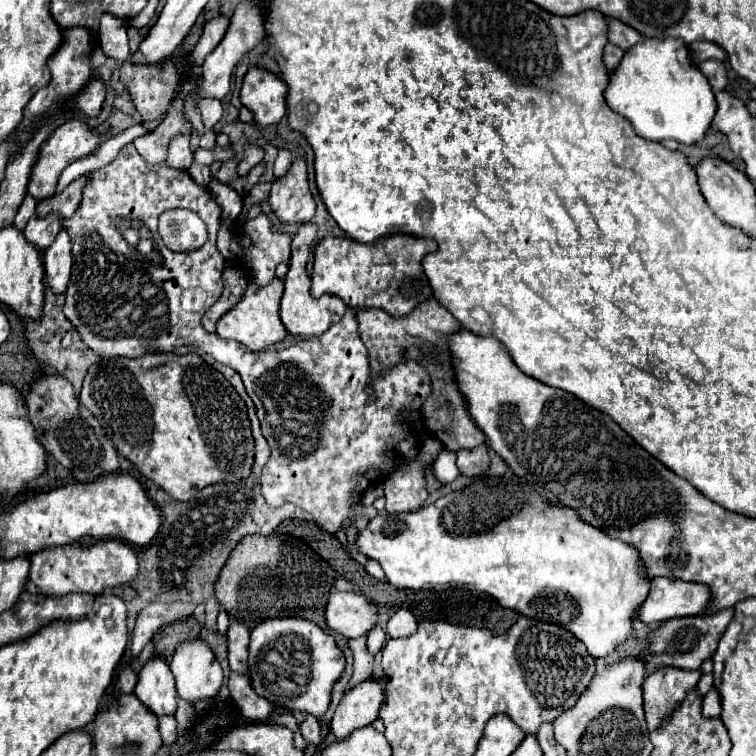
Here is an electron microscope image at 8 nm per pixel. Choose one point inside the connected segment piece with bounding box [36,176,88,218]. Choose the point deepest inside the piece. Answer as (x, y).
(64, 204)

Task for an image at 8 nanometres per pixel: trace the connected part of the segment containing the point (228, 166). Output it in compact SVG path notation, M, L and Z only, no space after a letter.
M236 158L223 162L220 170L216 173L215 177L218 181L228 184L228 182L234 181L239 178L236 168L239 161Z

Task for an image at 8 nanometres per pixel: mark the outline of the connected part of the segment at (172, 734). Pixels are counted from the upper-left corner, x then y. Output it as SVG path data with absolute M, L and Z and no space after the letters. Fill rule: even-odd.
M162 716L162 718L158 718L158 722L160 722L160 736L162 736L162 742L164 742L164 746L172 746L174 742L176 742L176 718L174 716Z

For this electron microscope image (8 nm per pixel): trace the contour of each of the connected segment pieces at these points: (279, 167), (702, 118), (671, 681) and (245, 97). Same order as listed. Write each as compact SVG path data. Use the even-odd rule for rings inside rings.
M280 150L278 158L276 158L276 162L274 162L274 178L284 176L284 174L288 172L290 164L292 164L292 154L290 154L288 150Z
M646 38L638 44L634 44L630 50L624 52L620 64L610 74L610 82L604 90L604 98L608 106L616 112L628 118L634 126L634 130L654 142L662 140L678 140L684 144L694 144L704 138L706 130L710 128L710 122L716 114L716 100L712 94L712 88L706 80L706 76L698 70L698 66L690 60L688 46L680 42L678 38Z
M664 668L644 680L644 712L648 730L656 730L672 716L676 706L700 680L700 672L688 672L678 668Z
M250 68L240 90L240 102L252 112L258 128L268 128L286 114L286 92L288 88L280 78L266 70Z

